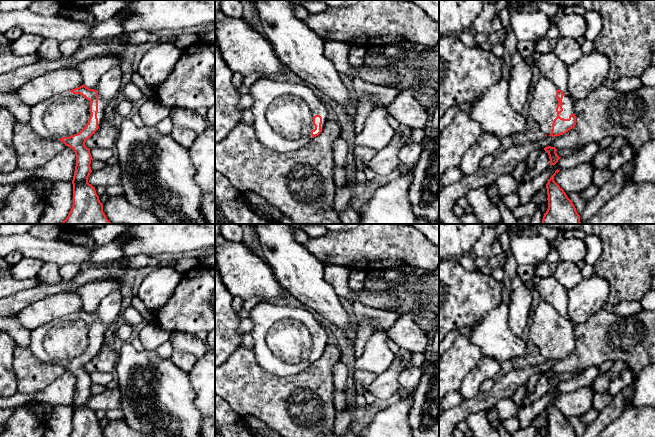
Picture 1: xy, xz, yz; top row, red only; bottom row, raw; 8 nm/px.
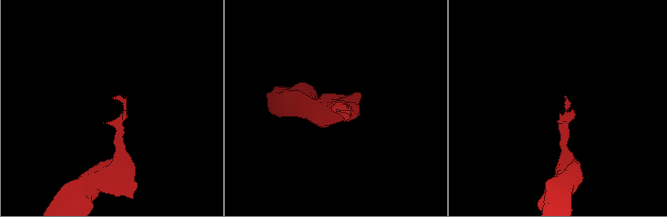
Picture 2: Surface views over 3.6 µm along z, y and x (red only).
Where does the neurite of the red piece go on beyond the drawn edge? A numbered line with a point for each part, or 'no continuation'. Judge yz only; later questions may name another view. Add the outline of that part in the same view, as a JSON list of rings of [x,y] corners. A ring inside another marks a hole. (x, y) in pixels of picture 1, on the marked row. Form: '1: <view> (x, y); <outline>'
1: yz (542, 109); [[[540,76],[534,87],[529,106],[529,115],[537,122],[540,130],[547,136],[552,130],[552,123],[557,117],[556,91],[558,87],[548,78]]]

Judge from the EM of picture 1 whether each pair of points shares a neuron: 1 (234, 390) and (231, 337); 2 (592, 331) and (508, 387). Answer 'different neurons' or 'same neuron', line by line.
1: different neurons
2: same neuron

